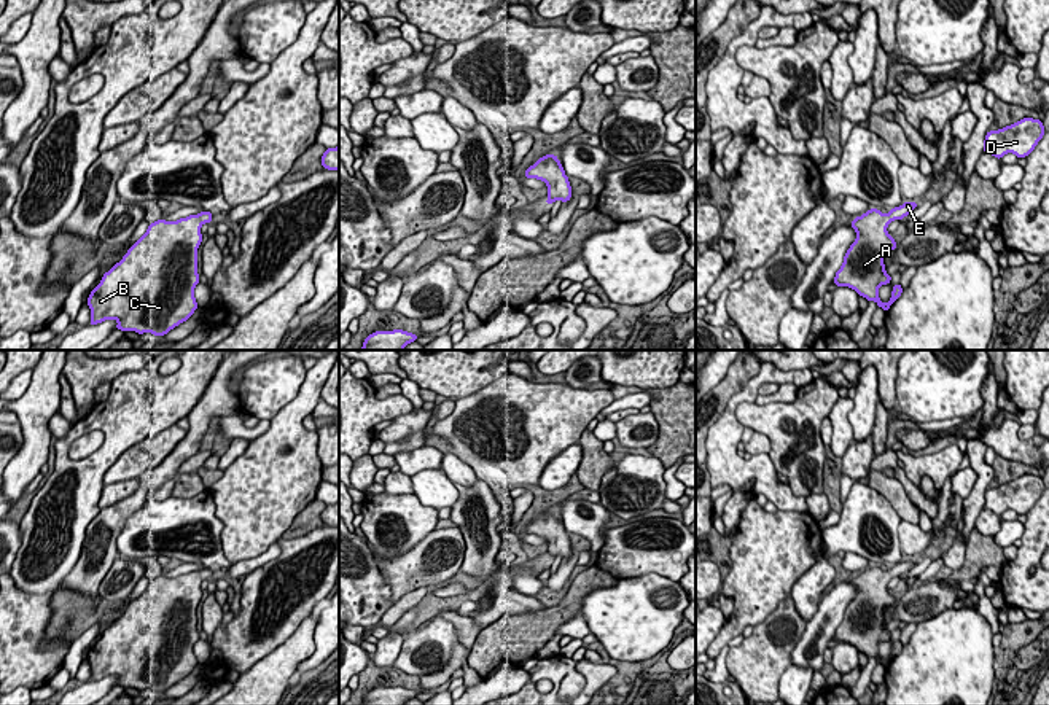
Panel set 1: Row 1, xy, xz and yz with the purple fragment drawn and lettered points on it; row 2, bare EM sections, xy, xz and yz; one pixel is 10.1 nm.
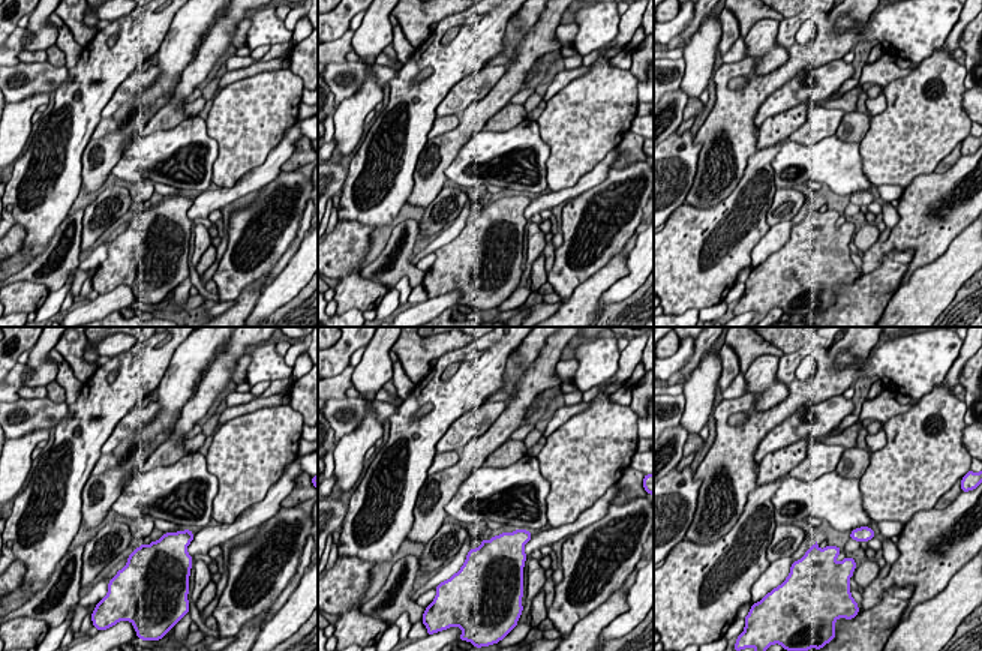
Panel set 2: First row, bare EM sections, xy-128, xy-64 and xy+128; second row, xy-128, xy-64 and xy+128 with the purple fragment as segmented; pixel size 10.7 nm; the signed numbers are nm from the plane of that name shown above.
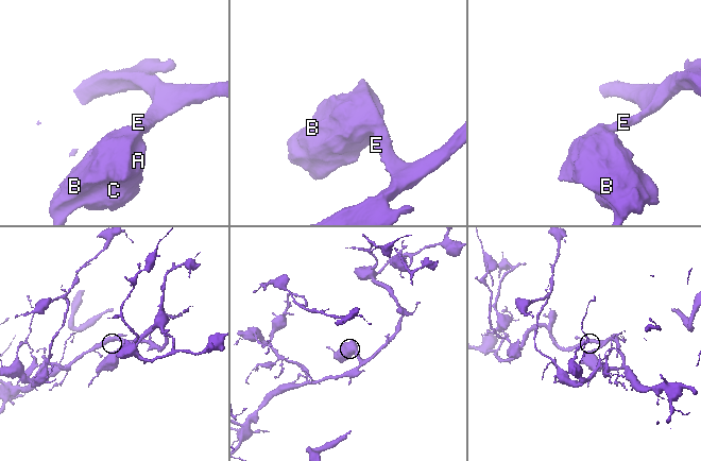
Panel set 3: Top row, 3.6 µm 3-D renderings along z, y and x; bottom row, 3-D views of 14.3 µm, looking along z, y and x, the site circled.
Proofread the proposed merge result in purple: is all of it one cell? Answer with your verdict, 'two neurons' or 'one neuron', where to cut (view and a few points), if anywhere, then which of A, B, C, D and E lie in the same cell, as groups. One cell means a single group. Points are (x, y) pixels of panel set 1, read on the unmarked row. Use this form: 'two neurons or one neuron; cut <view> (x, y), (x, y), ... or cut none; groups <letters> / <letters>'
one neuron; cut none; groups A B C D E

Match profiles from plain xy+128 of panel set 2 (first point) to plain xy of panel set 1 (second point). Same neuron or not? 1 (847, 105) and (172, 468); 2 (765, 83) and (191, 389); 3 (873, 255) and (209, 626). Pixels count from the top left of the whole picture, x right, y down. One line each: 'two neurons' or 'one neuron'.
1: two neurons
2: one neuron
3: two neurons

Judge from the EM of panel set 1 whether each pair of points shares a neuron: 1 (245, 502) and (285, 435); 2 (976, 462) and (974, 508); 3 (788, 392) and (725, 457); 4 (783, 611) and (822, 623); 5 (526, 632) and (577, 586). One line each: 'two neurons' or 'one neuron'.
1: one neuron
2: one neuron
3: two neurons
4: two neurons
5: one neuron

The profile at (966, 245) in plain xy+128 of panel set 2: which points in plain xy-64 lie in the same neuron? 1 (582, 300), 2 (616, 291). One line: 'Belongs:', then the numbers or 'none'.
Belongs: 1

